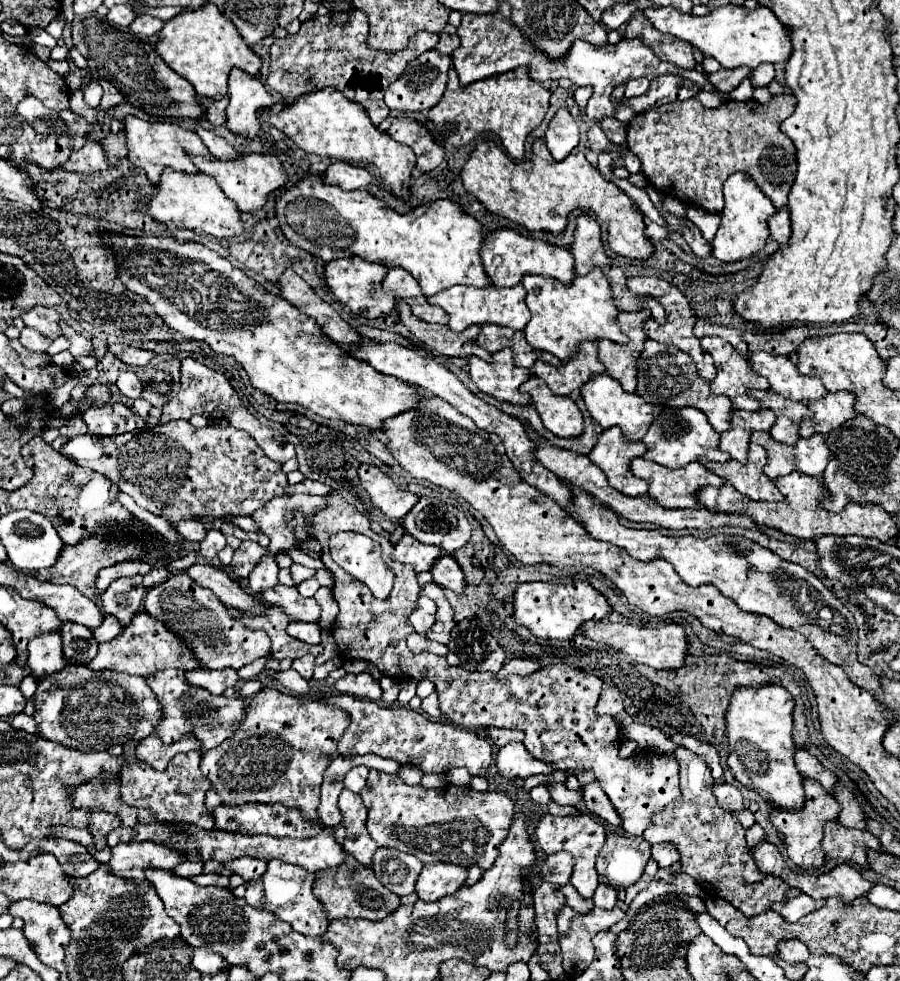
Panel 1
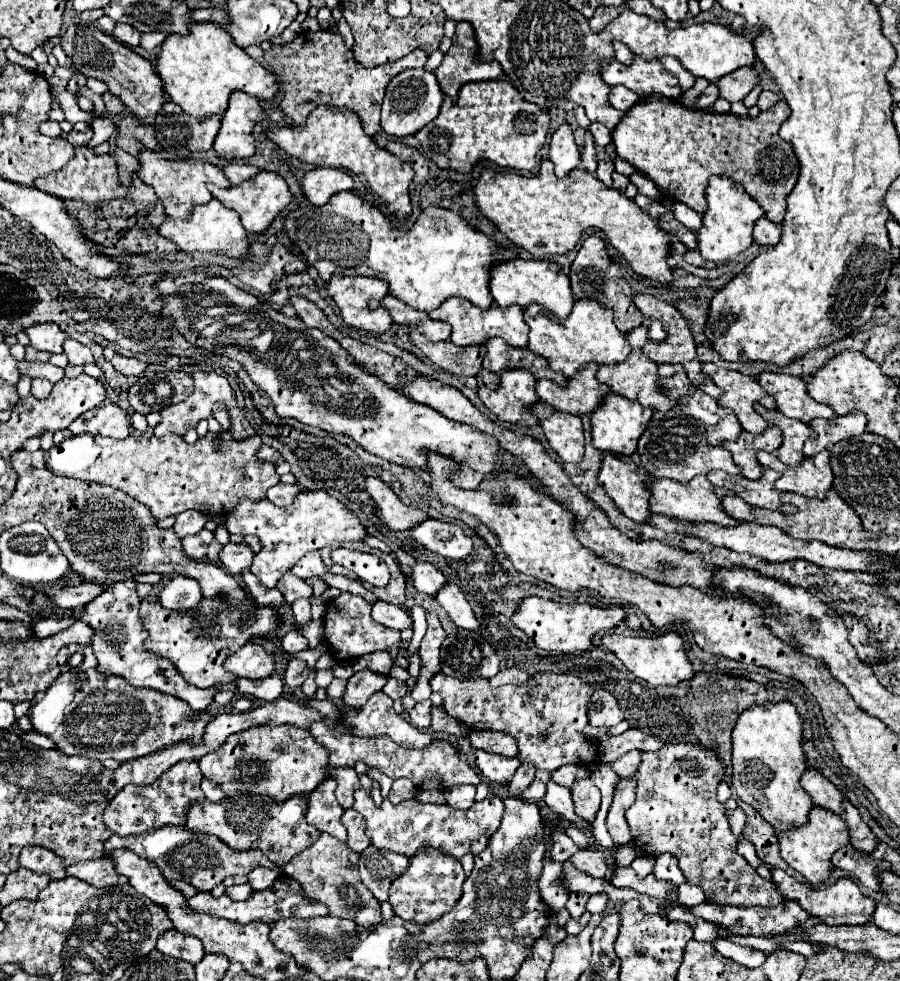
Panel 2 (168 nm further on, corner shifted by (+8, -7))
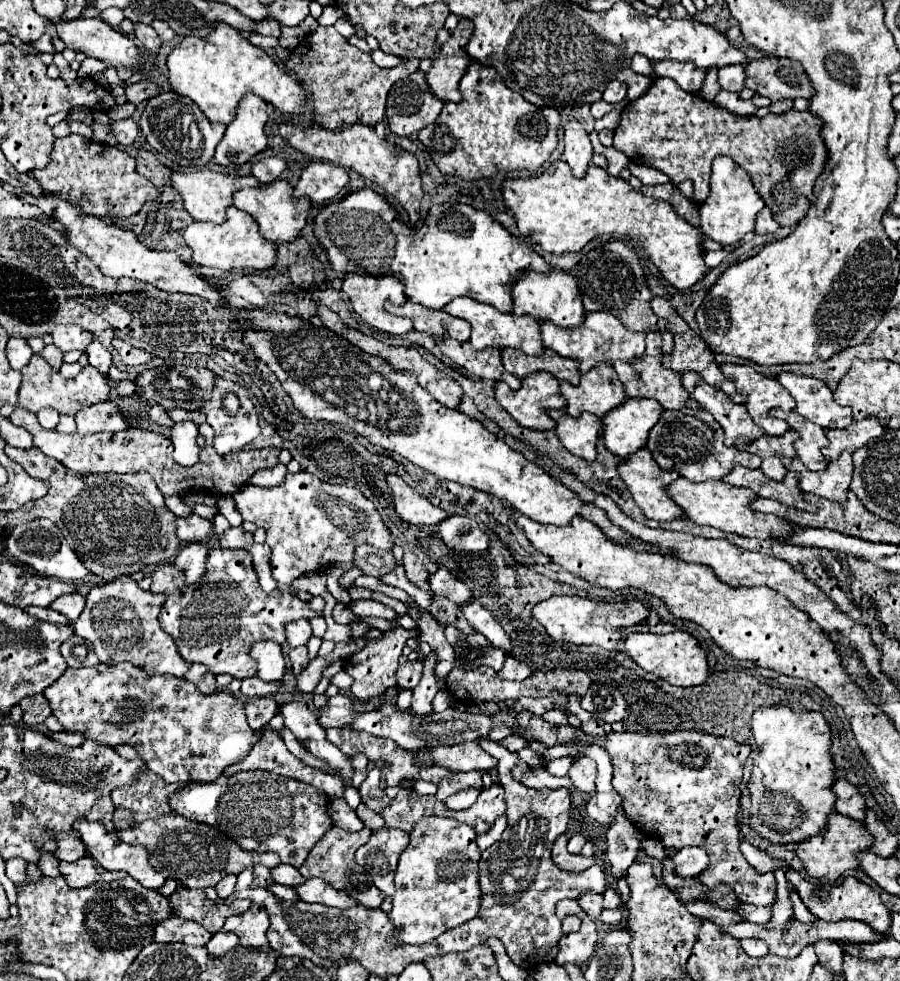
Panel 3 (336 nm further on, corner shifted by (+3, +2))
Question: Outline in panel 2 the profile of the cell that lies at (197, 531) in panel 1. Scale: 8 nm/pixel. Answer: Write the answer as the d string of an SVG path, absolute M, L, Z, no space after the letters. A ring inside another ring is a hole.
M185 510L185 512L181 512L181 514L175 518L173 530L175 530L177 538L195 535L204 528L206 521L206 515L197 512L196 510Z

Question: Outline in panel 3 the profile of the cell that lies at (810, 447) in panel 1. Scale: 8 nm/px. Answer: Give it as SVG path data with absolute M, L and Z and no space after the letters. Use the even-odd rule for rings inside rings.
M844 451L840 459L830 461L830 467L822 473L814 471L802 471L800 473L800 489L804 493L812 493L830 501L846 503L846 493L852 481L852 453Z

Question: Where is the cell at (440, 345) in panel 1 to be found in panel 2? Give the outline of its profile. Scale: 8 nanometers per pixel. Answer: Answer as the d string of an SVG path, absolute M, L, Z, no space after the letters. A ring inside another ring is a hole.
M409 328L411 342L439 368L457 376L477 376L481 370L481 360L485 356L485 346L455 346L449 340L431 342L417 328Z

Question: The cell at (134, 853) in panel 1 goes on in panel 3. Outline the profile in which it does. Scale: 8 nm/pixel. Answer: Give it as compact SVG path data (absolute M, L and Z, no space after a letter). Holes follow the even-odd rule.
M88 855L74 861L74 863L60 863L60 875L66 879L66 883L72 889L88 887L98 881L114 881L124 877L122 871L106 871L104 867L98 867L96 859L90 859Z

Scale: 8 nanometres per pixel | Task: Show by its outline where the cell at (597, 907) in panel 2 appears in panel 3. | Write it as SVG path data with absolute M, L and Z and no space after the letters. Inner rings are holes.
M606 889L604 891L604 907L606 909L616 909L620 905L622 905L622 899L620 899L618 891L616 889Z

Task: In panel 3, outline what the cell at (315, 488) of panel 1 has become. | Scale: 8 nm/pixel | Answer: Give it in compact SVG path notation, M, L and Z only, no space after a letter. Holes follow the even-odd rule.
M276 463L272 469L260 469L260 471L256 471L252 475L250 483L258 485L258 487L274 487L274 485L282 483L284 475L286 475L286 465Z

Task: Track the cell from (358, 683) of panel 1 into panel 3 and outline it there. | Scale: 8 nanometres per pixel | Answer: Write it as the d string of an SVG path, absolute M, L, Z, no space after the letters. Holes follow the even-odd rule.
M352 621L350 623L352 627L352 639L364 639L366 641L366 647L360 649L358 653L350 655L346 661L344 661L344 671L354 679L350 691L356 699L360 701L368 701L376 695L382 695L386 689L394 687L396 685L396 669L398 669L398 657L402 655L402 647L406 645L406 641L412 637L418 637L420 631L418 629L404 629L404 627L396 627L396 629L388 629L388 631L382 631L382 639L370 639L368 633L370 633L370 625L366 625L364 621Z

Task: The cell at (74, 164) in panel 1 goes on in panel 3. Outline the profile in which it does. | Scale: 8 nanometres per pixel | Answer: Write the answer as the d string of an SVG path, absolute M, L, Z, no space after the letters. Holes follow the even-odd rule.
M80 135L56 139L50 163L44 169L32 171L46 193L60 195L72 205L78 205L84 215L100 219L118 219L136 215L146 201L158 199L158 189L136 171L136 159L112 145L96 143Z

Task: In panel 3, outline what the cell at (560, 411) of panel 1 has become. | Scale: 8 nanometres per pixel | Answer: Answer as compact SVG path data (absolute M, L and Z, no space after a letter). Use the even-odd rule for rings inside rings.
M550 411L556 421L556 435L562 445L586 461L596 459L596 443L602 435L602 419L596 415L582 415L578 419L570 417L566 411Z

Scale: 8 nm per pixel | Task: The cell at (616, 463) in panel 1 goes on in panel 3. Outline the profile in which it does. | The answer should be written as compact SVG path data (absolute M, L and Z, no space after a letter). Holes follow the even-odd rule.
M640 449L640 451L636 451L634 455L630 455L628 461L622 461L622 463L618 465L618 473L620 473L620 477L624 479L624 483L628 485L628 489L630 489L630 493L632 493L636 505L644 511L644 515L646 515L648 519L654 519L654 521L686 519L686 513L682 511L682 507L678 507L678 505L670 499L670 495L666 493L666 487L668 487L672 481L676 481L680 475L678 475L676 471L662 471L662 469L656 465L656 461L652 459L652 455L650 455L648 449Z

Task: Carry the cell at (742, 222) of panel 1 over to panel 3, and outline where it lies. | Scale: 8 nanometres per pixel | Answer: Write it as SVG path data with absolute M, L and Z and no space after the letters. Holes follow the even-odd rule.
M716 157L712 161L710 195L700 205L700 229L712 241L722 245L734 245L744 239L746 233L754 231L756 213L764 207L762 197L754 191L754 185L746 171L742 171L730 157Z

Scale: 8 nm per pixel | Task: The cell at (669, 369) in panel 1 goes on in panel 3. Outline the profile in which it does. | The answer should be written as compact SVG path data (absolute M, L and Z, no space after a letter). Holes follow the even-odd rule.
M686 373L682 375L682 383L690 391L692 399L696 399L702 405L702 409L712 413L714 419L722 425L726 433L726 439L724 439L726 445L732 447L740 435L748 435L754 439L764 435L764 431L752 421L744 405L736 405L726 393L722 393L716 387L710 387L698 375Z

